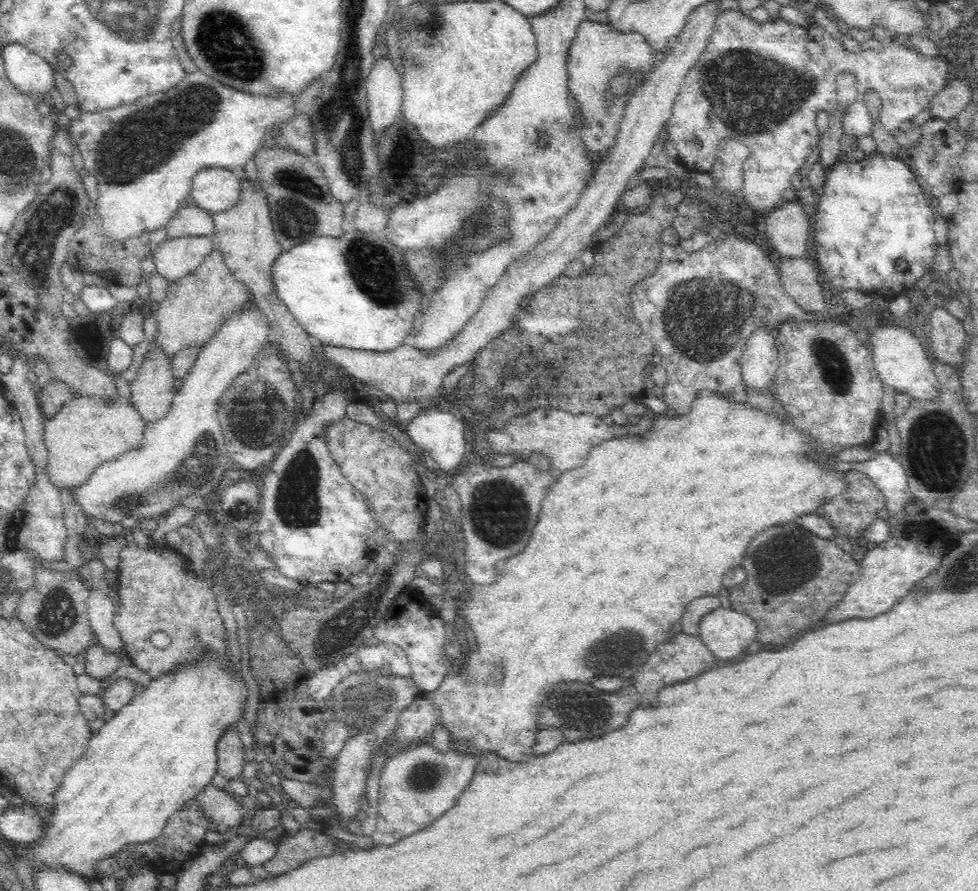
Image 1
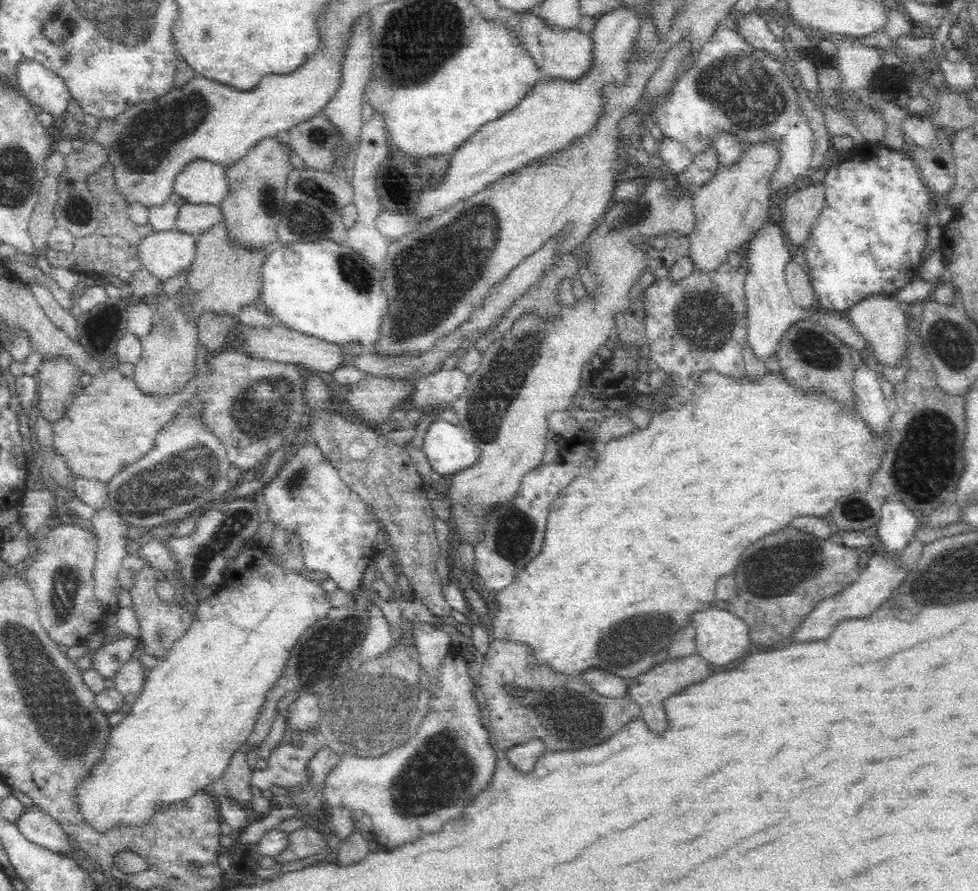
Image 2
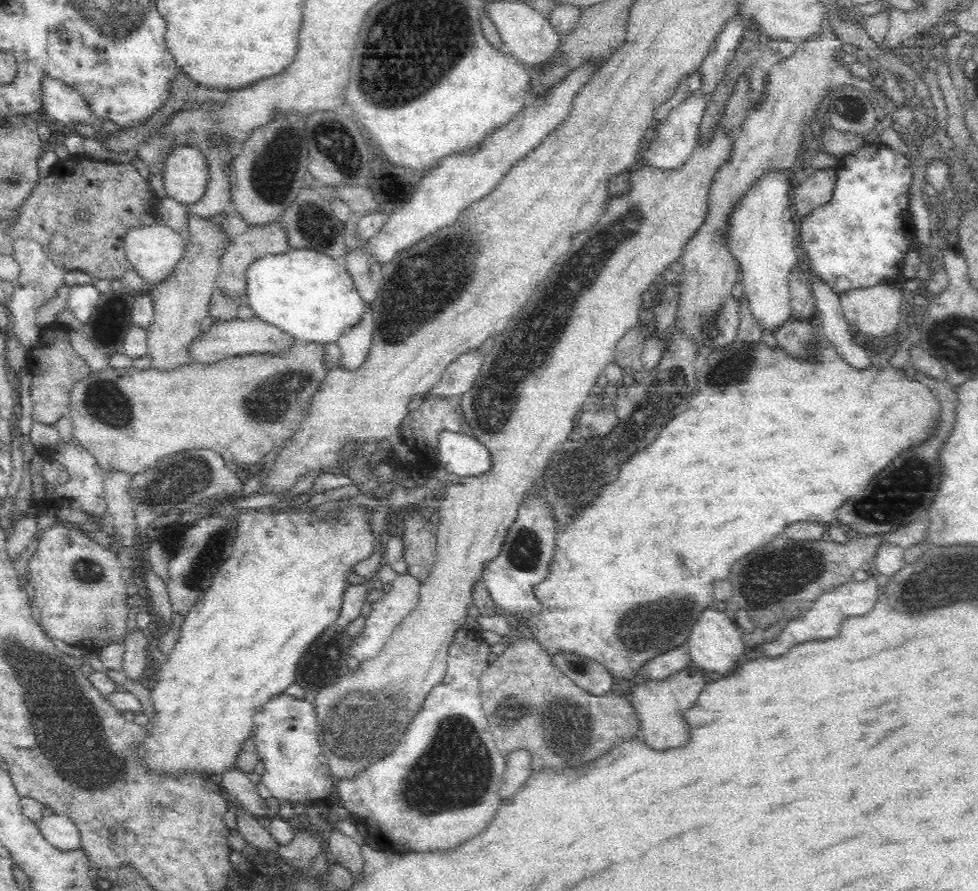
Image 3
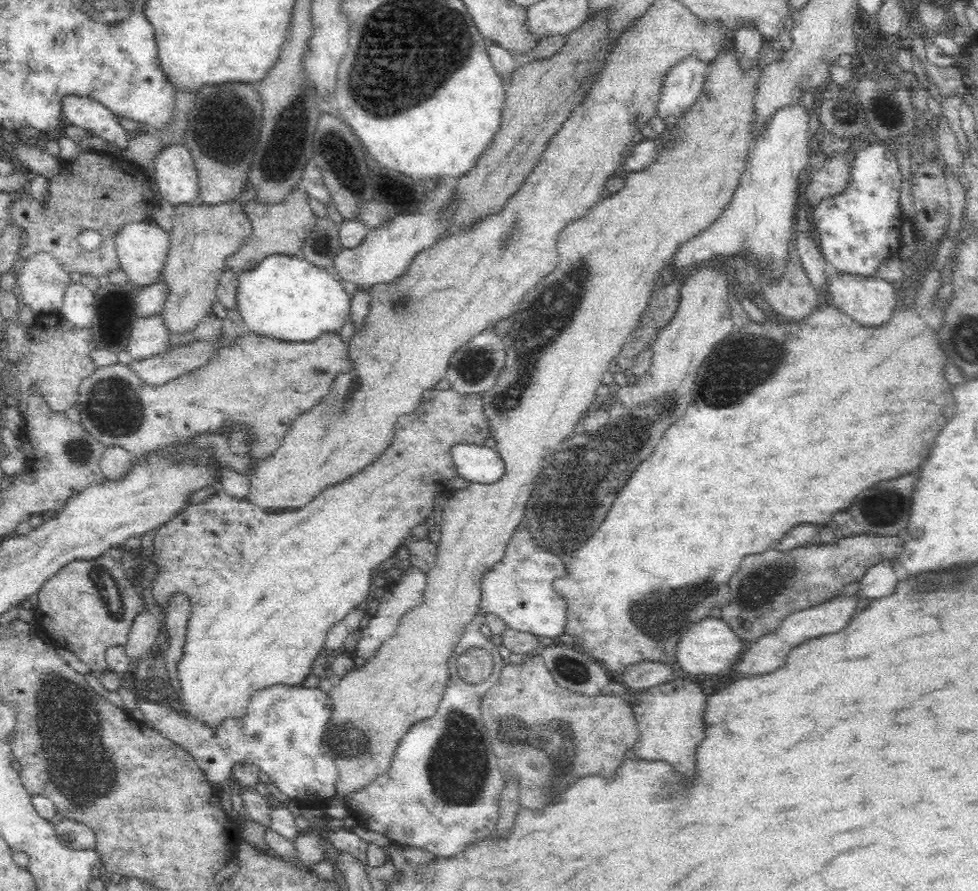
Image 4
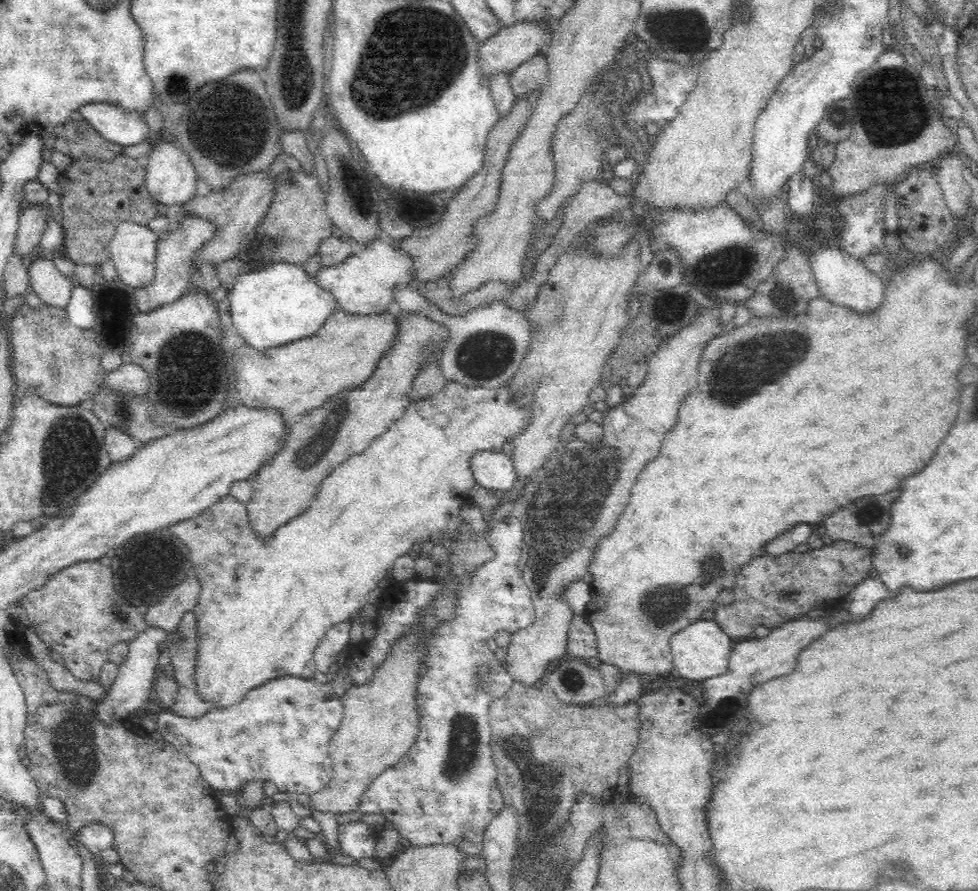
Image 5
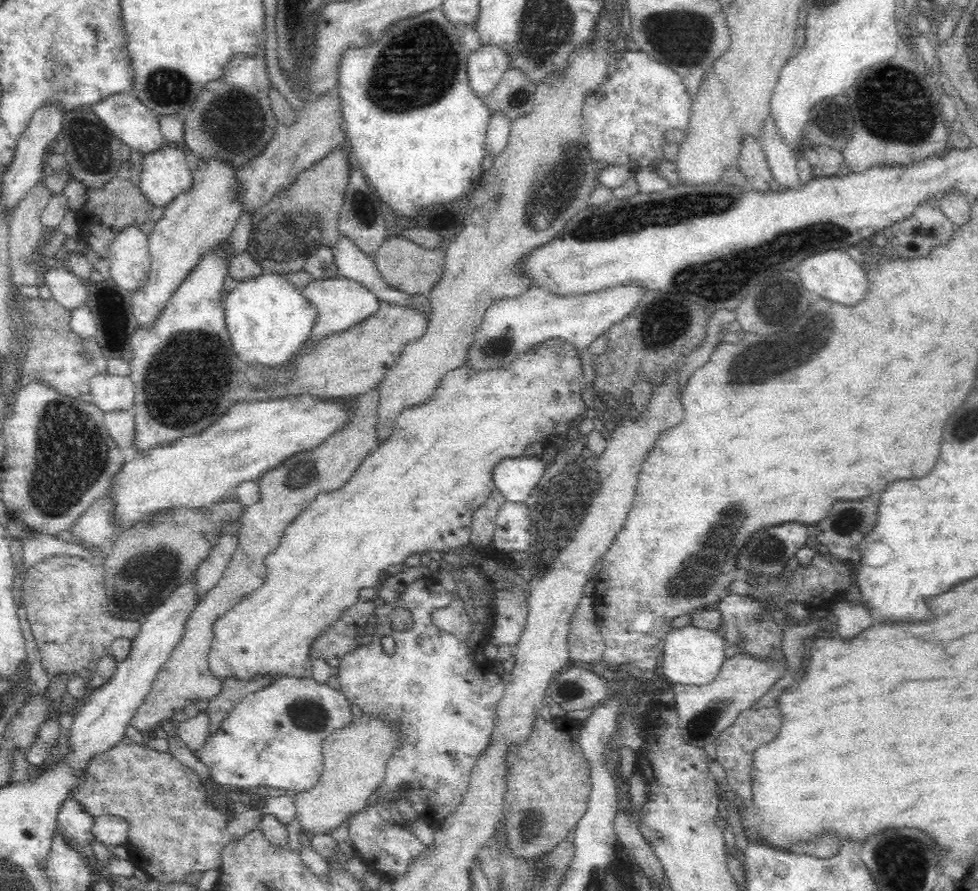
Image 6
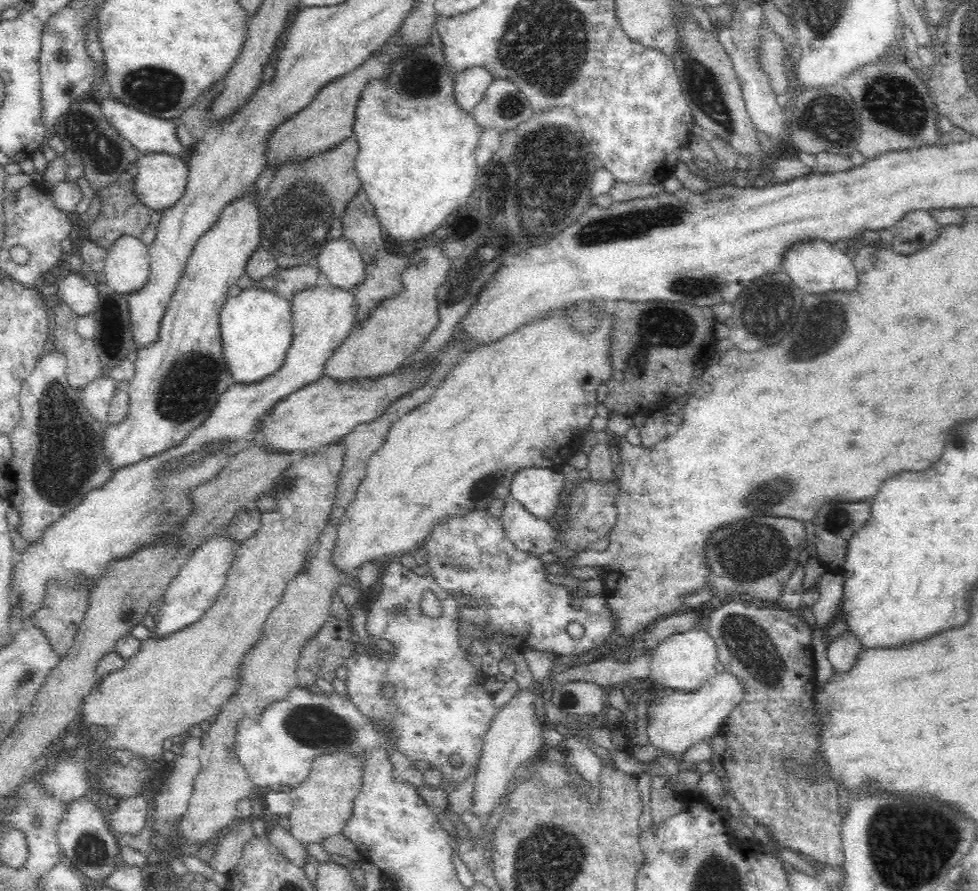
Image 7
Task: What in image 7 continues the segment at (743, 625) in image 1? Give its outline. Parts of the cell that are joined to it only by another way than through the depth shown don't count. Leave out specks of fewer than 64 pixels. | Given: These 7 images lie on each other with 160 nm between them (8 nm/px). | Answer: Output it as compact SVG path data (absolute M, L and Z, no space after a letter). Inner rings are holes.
M704 629L668 634L649 649L651 653L648 656L648 678L660 687L696 690L720 669L716 641L712 634Z

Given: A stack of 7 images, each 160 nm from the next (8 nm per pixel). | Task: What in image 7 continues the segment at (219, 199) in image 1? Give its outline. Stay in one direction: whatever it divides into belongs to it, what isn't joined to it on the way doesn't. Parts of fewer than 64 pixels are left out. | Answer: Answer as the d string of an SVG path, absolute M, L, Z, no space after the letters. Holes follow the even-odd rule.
M170 152L138 154L136 165L136 194L152 210L168 208L182 196L189 177L189 166L181 155Z

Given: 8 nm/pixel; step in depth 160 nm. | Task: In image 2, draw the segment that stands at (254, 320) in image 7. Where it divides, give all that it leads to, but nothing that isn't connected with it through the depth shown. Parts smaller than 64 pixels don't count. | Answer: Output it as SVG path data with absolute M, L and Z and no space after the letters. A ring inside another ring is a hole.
M318 238L310 242L289 242L268 253L263 260L261 300L287 327L337 345L374 348L382 338L382 328L390 314L384 262L373 262L365 252L352 246L349 239L338 242Z

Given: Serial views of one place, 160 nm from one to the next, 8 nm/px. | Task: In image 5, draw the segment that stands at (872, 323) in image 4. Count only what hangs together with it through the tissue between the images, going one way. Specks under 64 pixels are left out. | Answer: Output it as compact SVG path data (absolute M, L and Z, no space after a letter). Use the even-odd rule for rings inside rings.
M820 247L809 252L809 261L824 299L844 306L861 316L872 316L884 306L886 282L865 264L844 255L840 249L824 250Z

